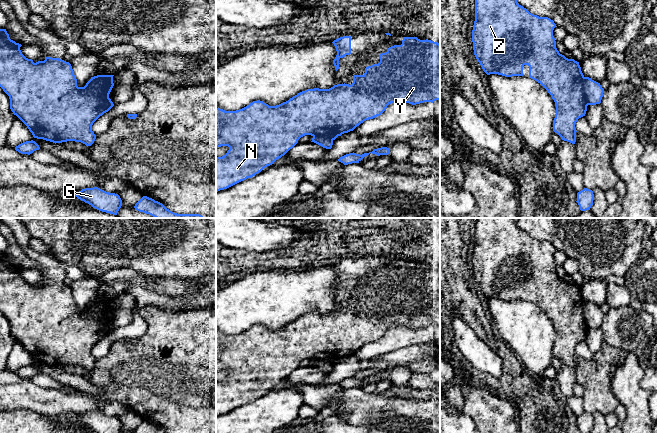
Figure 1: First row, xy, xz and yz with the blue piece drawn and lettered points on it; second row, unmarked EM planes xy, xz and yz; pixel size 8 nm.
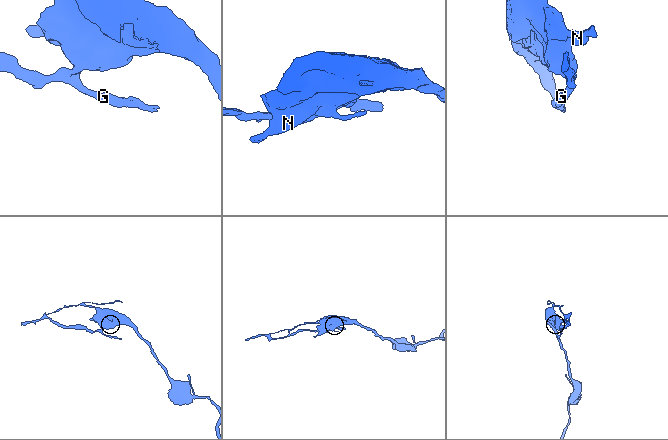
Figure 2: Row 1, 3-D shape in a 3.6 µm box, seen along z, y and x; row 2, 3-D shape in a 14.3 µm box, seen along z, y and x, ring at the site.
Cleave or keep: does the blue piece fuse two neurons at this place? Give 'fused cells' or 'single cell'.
fused cells

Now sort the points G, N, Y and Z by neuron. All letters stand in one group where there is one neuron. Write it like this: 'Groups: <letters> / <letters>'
Groups: G / N Y Z

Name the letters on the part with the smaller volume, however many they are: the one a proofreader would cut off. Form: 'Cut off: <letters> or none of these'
Cut off: G

